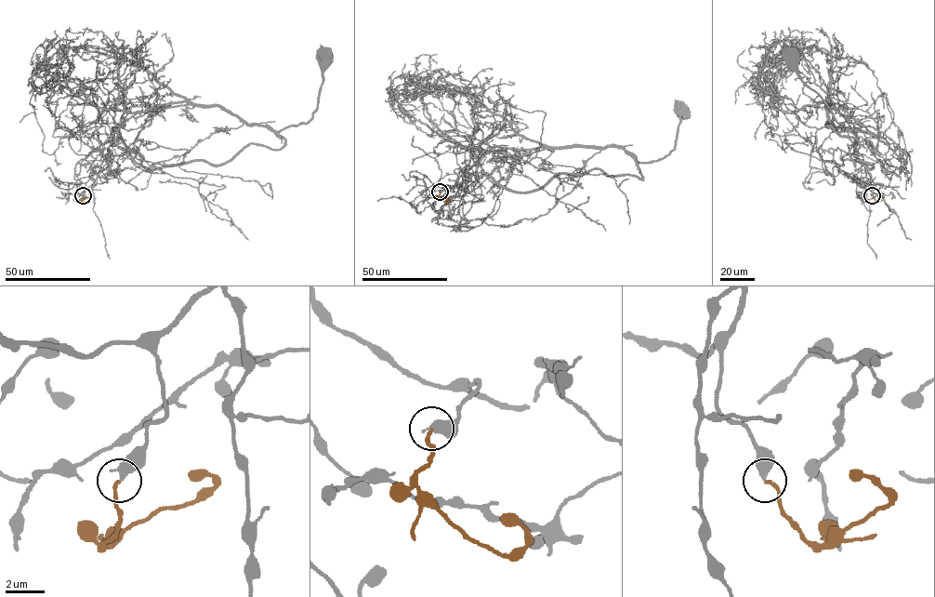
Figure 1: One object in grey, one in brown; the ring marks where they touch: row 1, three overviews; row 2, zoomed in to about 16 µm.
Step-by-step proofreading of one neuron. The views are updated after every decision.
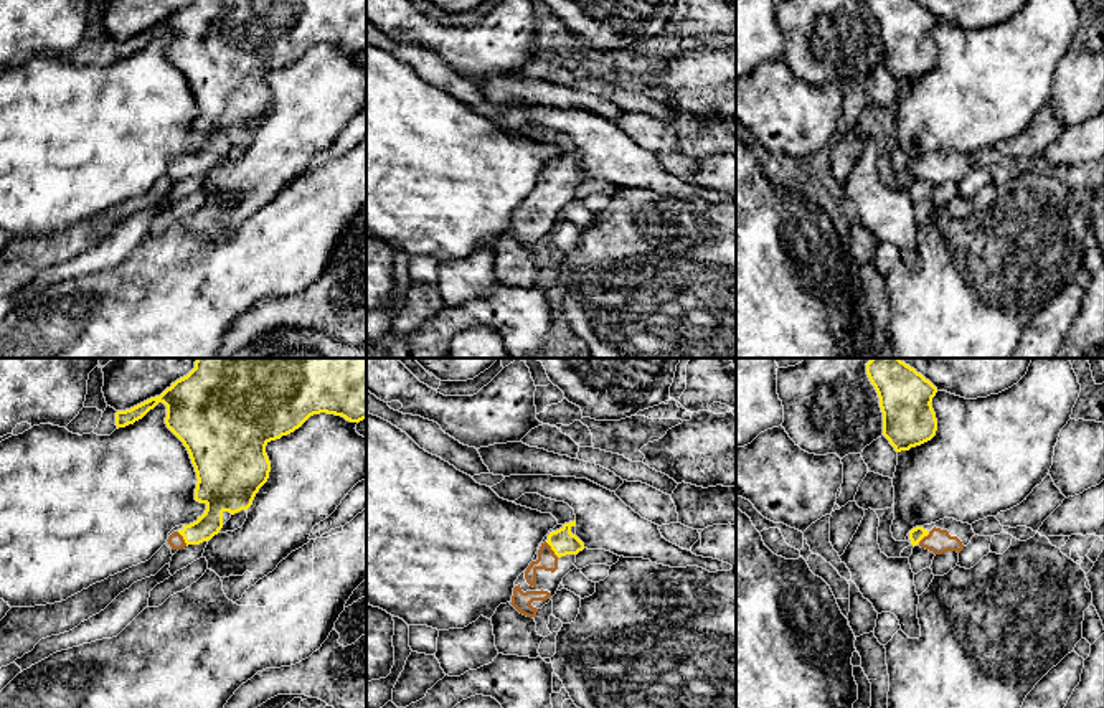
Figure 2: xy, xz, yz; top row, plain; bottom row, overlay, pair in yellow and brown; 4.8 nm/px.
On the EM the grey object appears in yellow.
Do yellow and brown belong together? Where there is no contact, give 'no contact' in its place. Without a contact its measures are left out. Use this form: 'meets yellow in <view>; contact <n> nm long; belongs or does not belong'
meets yellow in xz; contact 100 nm long; belongs

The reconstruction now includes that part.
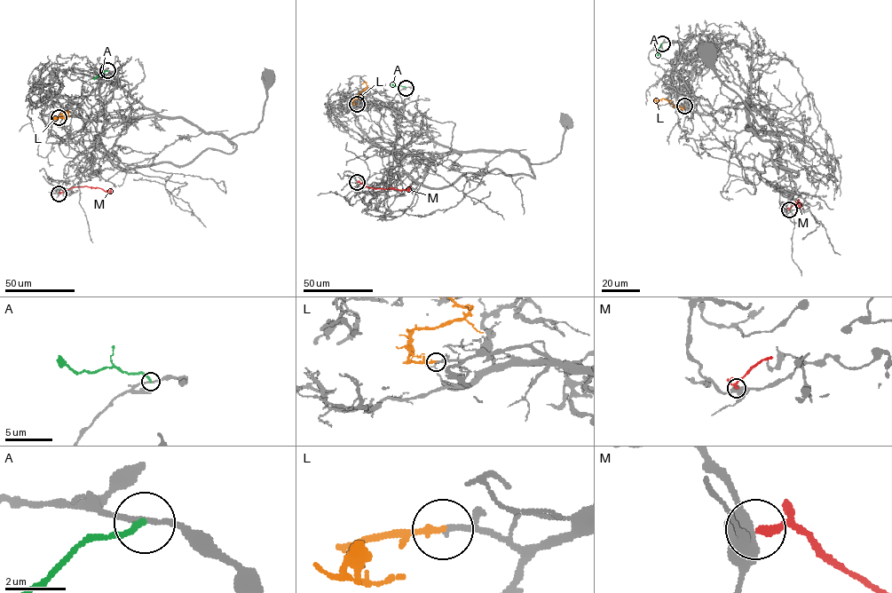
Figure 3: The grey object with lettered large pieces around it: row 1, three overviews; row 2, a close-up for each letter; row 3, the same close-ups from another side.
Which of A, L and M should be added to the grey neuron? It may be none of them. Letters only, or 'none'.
none

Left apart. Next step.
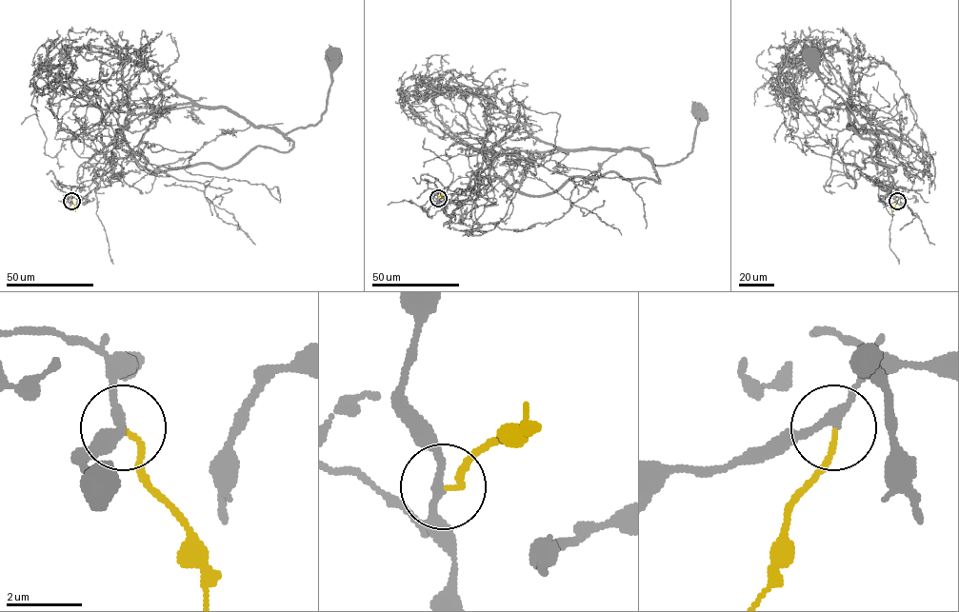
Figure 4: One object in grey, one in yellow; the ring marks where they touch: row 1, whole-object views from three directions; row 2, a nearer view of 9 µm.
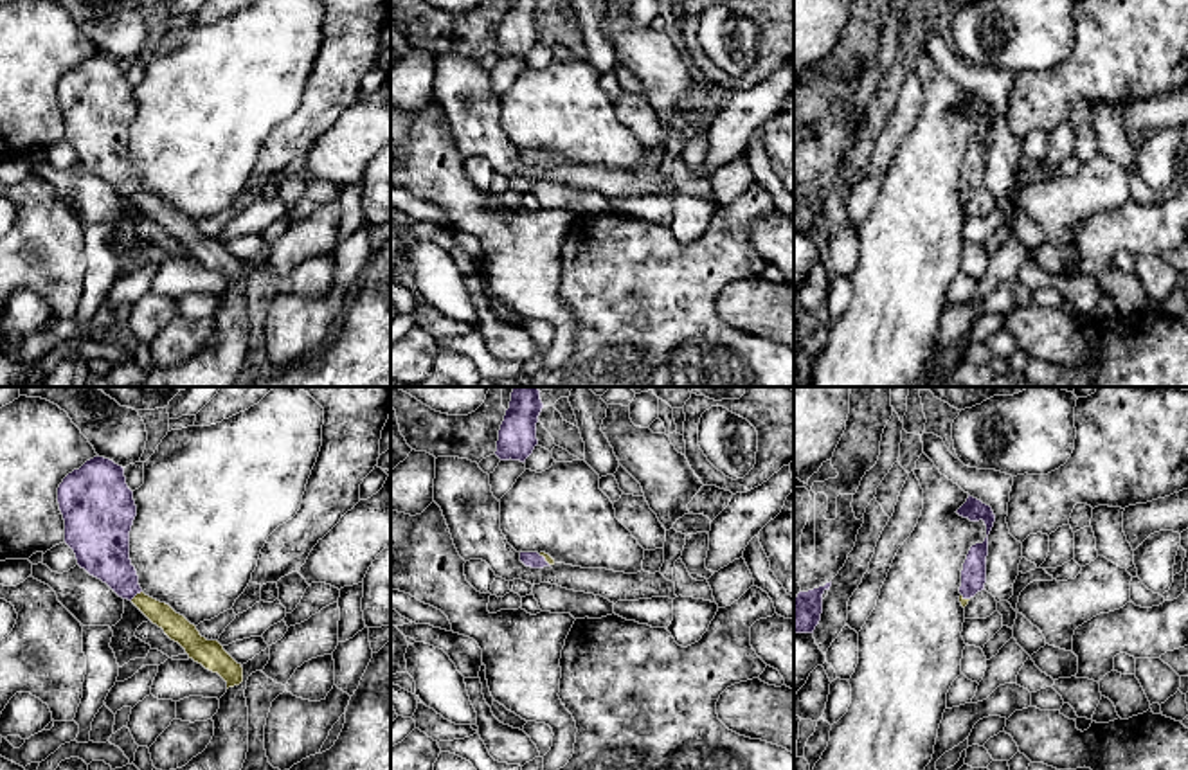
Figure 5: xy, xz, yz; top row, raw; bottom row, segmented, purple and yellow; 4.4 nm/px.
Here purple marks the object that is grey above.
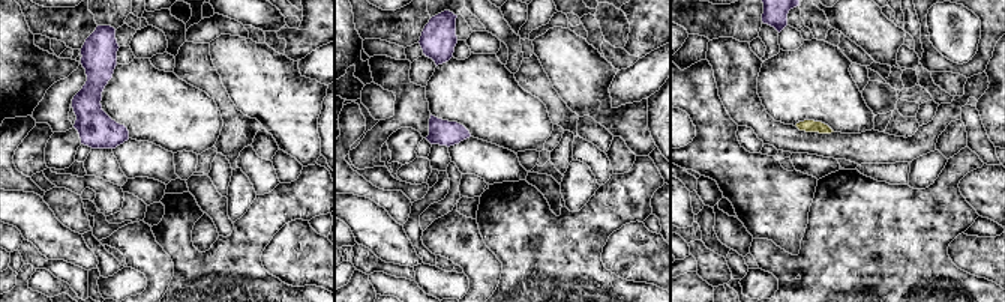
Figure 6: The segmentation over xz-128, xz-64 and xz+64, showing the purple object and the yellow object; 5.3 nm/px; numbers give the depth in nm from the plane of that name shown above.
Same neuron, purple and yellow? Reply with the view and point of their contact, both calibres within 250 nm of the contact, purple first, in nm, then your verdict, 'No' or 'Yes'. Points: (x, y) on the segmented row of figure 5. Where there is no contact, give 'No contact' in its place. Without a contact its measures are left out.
Touches purple at xy (135, 594). Thickness 240 nm (purple) against 110 nm. Yes

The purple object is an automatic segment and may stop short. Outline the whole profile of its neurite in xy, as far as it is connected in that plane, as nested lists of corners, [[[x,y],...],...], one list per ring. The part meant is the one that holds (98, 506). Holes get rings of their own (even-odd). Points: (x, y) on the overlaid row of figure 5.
[[[104,457],[86,461],[58,488],[65,520],[65,543],[77,565],[131,601],[153,624],[178,642],[189,658],[218,673],[227,689],[243,682],[243,667],[218,640],[207,640],[194,624],[169,604],[146,595],[130,560],[130,531],[137,516],[124,468]]]

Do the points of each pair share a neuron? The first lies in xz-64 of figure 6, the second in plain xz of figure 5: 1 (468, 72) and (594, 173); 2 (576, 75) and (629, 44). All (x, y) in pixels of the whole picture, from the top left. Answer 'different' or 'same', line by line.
1: different
2: same

